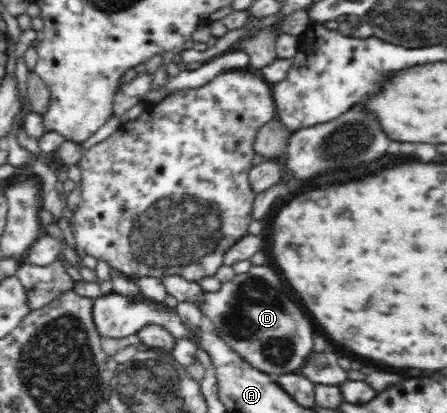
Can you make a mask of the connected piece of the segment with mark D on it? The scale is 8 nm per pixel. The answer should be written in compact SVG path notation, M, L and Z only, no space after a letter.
M252 265L247 273L236 274L230 281L221 283L220 289L218 289L216 293L213 291L202 291L202 303L200 304L202 314L212 321L217 331L217 335L219 335L230 346L230 348L238 353L238 355L242 356L250 365L252 365L252 367L255 367L271 376L284 375L284 373L300 373L299 370L304 367L304 363L306 363L306 360L310 357L310 353L313 352L314 341L312 341L312 323L308 321L306 313L304 313L304 311L302 311L302 309L300 309L300 307L298 307L298 305L286 295L286 289L284 289L284 285L282 285L278 273L276 273L274 269L270 269L270 267L264 267L264 265Z

